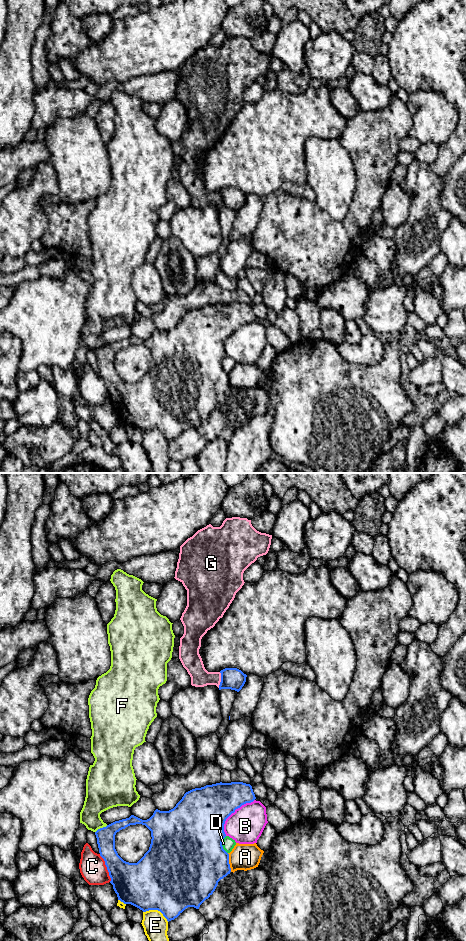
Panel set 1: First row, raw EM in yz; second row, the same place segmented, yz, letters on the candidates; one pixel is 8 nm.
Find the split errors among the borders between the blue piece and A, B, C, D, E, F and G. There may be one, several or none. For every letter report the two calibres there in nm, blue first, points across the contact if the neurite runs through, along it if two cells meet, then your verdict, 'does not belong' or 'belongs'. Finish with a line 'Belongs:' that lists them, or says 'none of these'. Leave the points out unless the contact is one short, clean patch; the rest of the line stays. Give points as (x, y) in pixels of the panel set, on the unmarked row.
A: calibres 460 and 220 nm; does not belong
B: calibres 400 and 280 nm; does not belong
C: calibres 340 and 220 nm; does not belong
D: calibres 500 and 100 nm; does not belong
E: calibres 500 and 200 nm; does not belong
F: calibres 150 and 220 nm; does not belong
G: calibres 180 and 160 nm; border yz (220, 192), (220, 204), (218, 207); does not belong
Belongs: none of these

